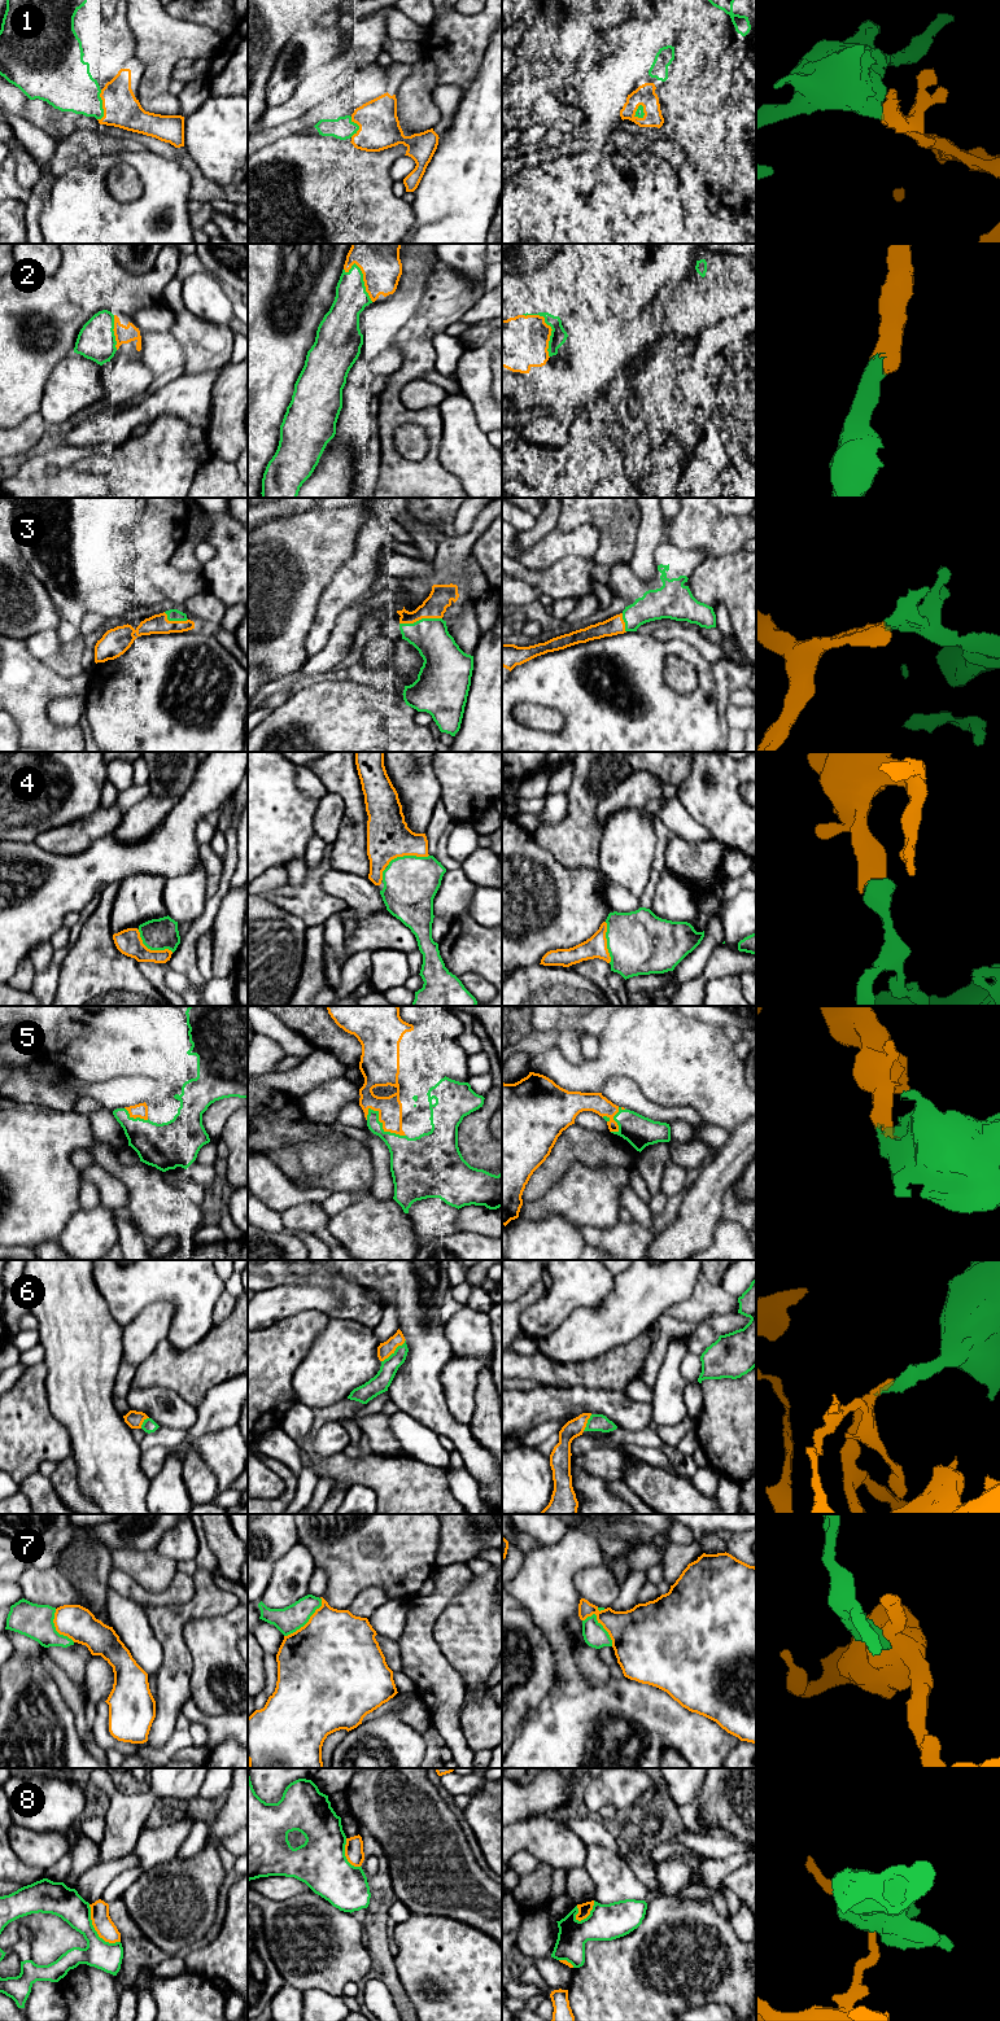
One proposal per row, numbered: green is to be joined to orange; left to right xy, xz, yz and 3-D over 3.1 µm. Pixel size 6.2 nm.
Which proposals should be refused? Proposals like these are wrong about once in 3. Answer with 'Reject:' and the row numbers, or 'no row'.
Reject: 7, 8

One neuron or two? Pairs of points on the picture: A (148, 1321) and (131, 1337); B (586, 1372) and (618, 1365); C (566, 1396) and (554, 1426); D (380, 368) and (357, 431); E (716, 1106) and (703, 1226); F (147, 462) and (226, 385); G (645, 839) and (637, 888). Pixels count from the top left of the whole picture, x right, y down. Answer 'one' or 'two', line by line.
A: one
B: one
C: two
D: two
E: two
F: two
G: one

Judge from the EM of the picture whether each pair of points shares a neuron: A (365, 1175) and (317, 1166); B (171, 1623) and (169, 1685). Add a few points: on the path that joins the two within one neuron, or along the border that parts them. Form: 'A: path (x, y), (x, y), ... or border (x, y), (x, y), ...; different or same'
A: border (344, 1141), (340, 1158), (317, 1179), (317, 1185); different
B: path (171, 1639), (171, 1670); same

